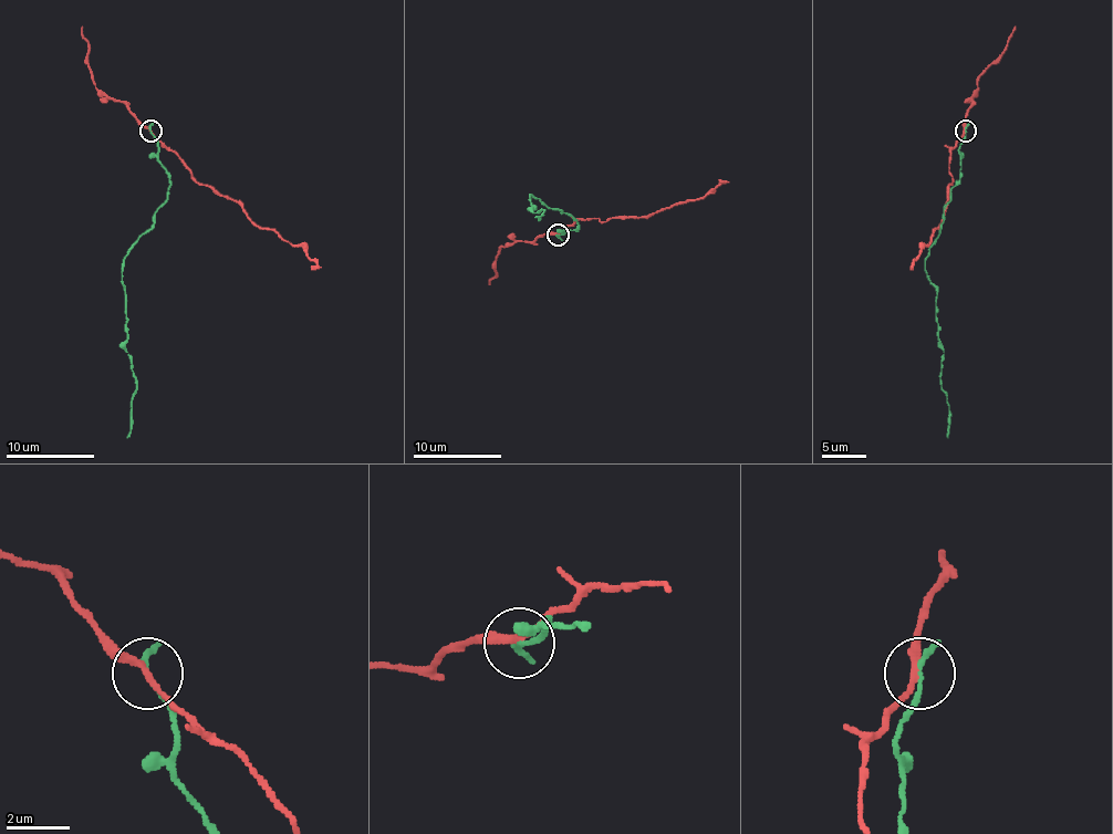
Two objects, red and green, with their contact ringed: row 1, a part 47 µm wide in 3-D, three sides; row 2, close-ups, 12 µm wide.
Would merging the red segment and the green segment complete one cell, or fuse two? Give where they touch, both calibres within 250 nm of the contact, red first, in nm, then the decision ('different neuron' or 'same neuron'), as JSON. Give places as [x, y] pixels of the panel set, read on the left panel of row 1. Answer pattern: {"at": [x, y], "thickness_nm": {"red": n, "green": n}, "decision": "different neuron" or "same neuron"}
{"at": [151, 131], "thickness_nm": {"red": 220, "green": 150}, "decision": "different neuron"}

